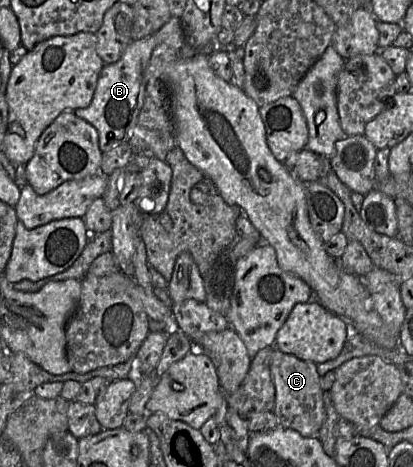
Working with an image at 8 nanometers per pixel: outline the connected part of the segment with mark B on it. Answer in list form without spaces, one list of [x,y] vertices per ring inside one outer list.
[[[171,17],[151,36],[133,40],[117,62],[104,64],[90,105],[73,110],[77,117],[95,127],[101,152],[106,152],[116,145],[127,142],[134,129],[145,98],[146,68],[153,49],[159,44],[168,45],[177,51],[186,44],[180,18]]]

